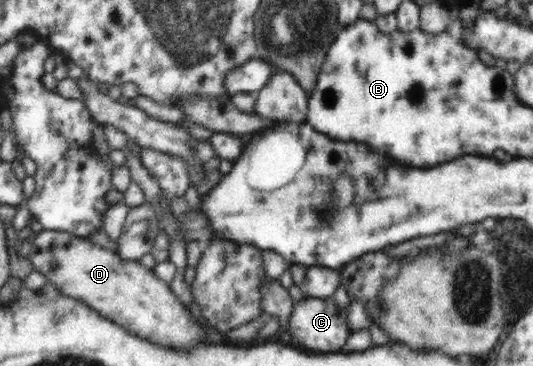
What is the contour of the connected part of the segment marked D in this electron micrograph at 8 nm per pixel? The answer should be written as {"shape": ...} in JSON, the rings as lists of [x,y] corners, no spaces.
{"shape":[[[43,229],[38,232],[34,240],[26,248],[26,255],[31,258],[32,266],[43,273],[61,294],[70,299],[79,300],[91,309],[101,313],[105,318],[121,325],[126,331],[154,344],[171,345],[172,348],[190,348],[201,342],[212,344],[216,338],[207,336],[205,327],[193,316],[193,312],[184,306],[165,278],[156,271],[147,269],[139,261],[123,260],[117,253],[103,248],[96,241],[84,237],[77,237],[70,232]]]}

